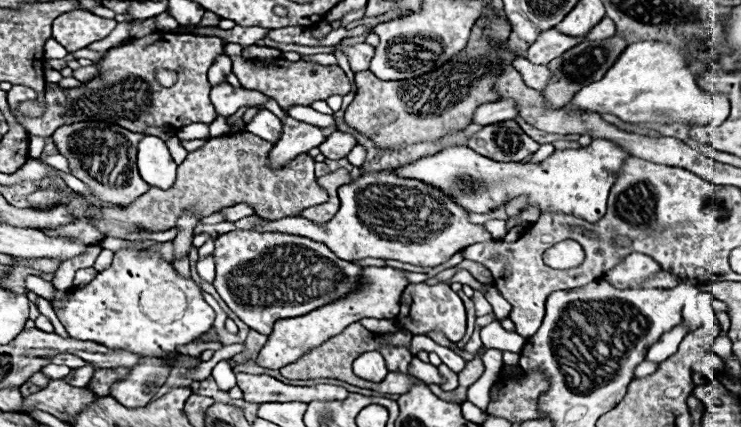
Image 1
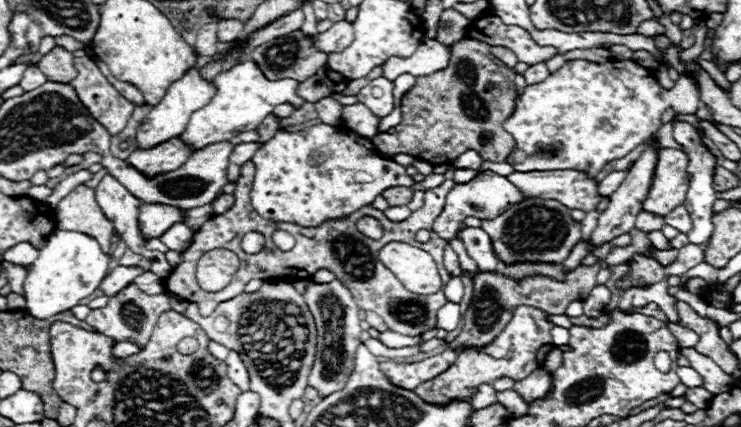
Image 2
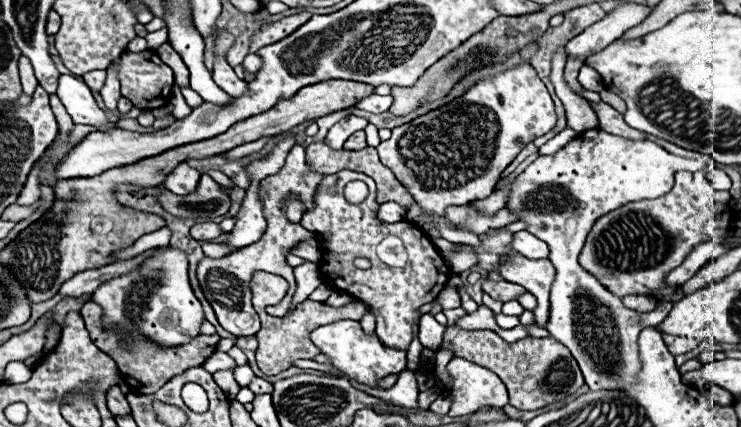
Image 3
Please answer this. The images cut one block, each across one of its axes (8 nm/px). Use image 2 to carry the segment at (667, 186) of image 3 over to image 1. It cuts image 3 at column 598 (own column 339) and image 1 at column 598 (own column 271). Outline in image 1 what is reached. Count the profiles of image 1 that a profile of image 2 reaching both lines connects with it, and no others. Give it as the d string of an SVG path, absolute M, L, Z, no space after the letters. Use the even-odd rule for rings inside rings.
M592 140L588 148L556 150L540 164L496 162L476 154L470 148L448 146L434 156L422 158L394 172L402 174L404 178L420 178L422 182L448 190L448 194L452 194L460 206L476 214L486 214L498 208L504 200L526 194L530 198L528 206L538 204L540 212L564 212L580 216L588 222L598 222L606 212L608 192L616 180L616 174L620 172L622 158L626 156L628 152L622 152L618 146L612 146L612 142L604 140Z

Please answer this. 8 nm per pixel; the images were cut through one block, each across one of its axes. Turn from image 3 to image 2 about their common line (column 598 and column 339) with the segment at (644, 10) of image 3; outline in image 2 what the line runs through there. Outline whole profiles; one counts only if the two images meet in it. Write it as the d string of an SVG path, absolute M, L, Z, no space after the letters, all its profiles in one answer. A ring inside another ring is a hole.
M340 20L332 24L330 30L316 36L316 46L318 50L332 54L332 52L340 52L346 46L350 46L352 40L354 40L354 26L348 20Z

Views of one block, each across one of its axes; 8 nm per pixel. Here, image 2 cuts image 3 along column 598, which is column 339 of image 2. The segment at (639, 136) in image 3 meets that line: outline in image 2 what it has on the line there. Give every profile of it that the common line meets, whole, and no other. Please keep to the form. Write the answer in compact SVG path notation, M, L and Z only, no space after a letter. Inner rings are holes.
M322 98L320 102L314 104L318 114L320 114L320 120L328 126L340 126L340 120L342 120L342 104L334 98Z

